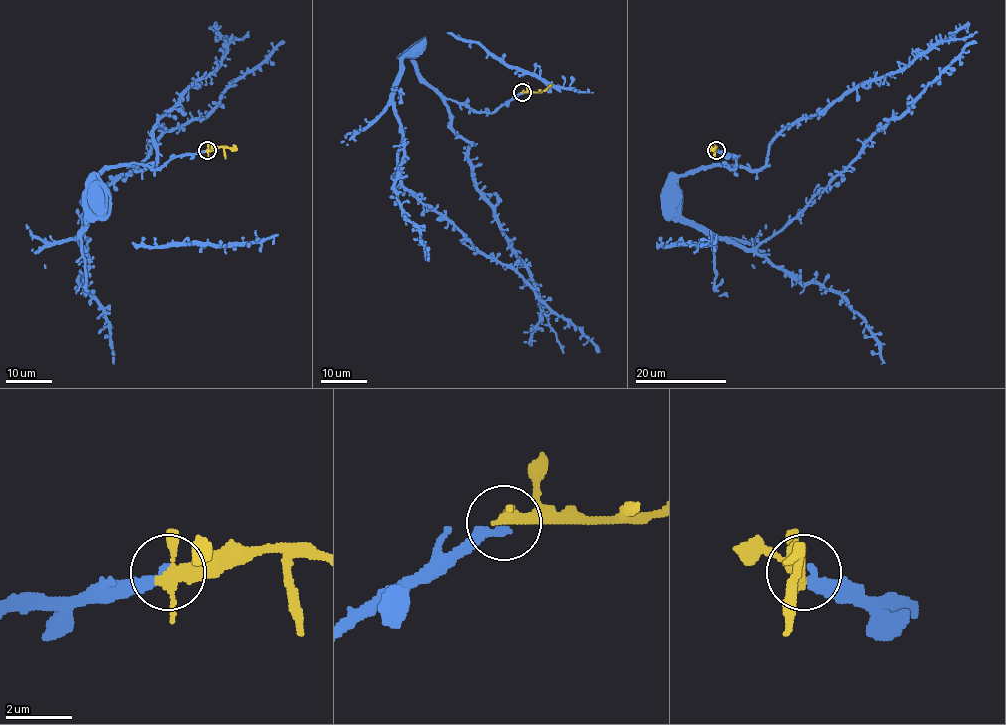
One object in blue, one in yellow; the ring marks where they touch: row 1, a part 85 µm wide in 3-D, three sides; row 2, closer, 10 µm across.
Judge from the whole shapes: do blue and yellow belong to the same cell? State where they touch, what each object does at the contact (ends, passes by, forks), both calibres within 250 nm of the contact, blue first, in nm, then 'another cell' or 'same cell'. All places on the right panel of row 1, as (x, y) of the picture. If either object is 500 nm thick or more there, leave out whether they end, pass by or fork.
(716, 150) | blue ends | yellow forks | 280/280 nm | same cell

